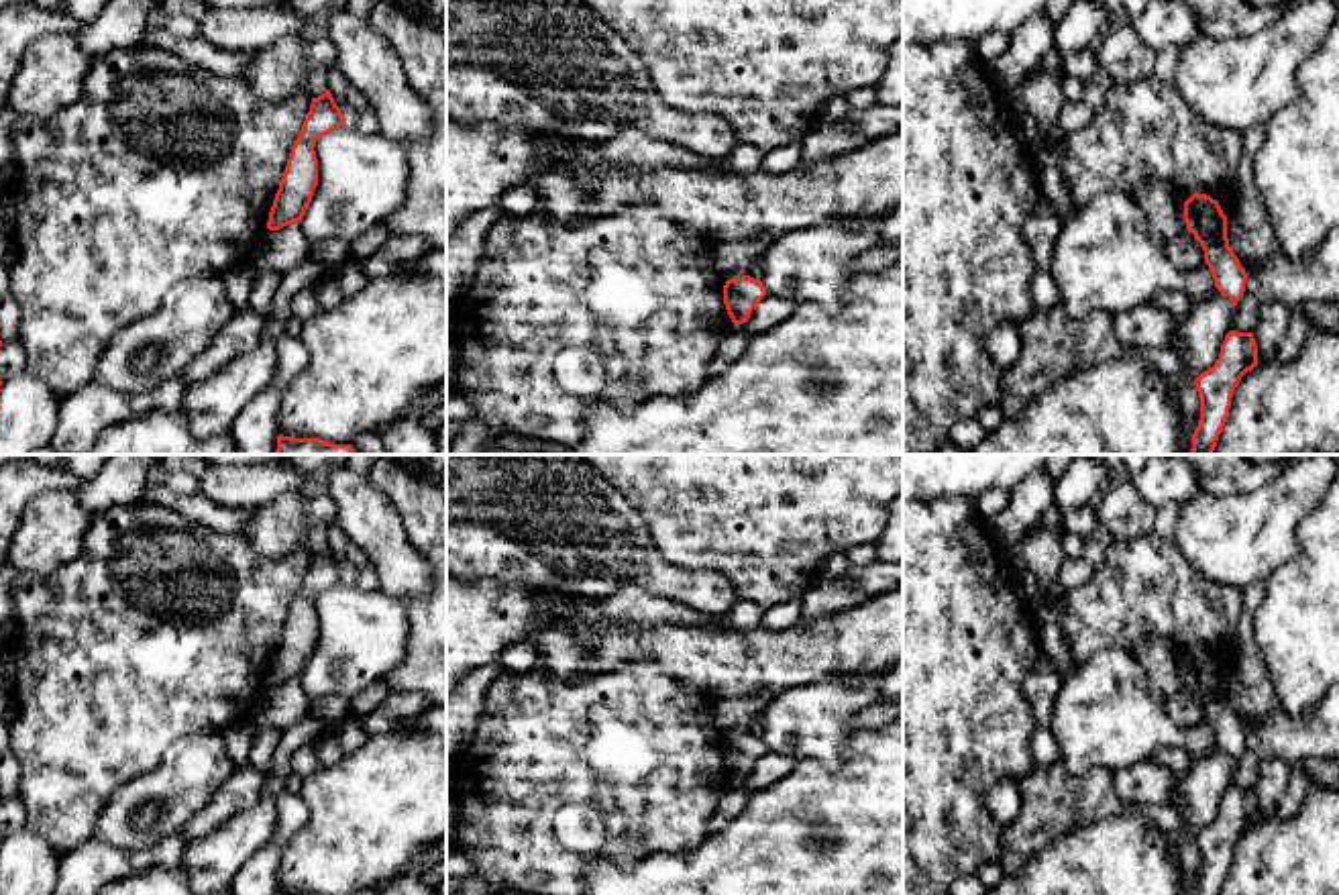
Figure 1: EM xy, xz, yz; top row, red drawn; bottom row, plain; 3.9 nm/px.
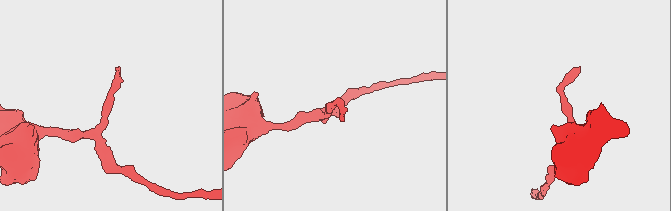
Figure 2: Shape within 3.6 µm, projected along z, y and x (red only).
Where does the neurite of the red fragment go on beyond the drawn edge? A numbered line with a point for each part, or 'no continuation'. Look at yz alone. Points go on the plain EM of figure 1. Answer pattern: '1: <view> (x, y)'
no continuation

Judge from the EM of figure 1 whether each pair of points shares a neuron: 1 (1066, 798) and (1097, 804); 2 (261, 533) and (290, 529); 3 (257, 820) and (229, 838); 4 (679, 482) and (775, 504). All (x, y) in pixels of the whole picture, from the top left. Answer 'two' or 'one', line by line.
1: one
2: one
3: one
4: one

